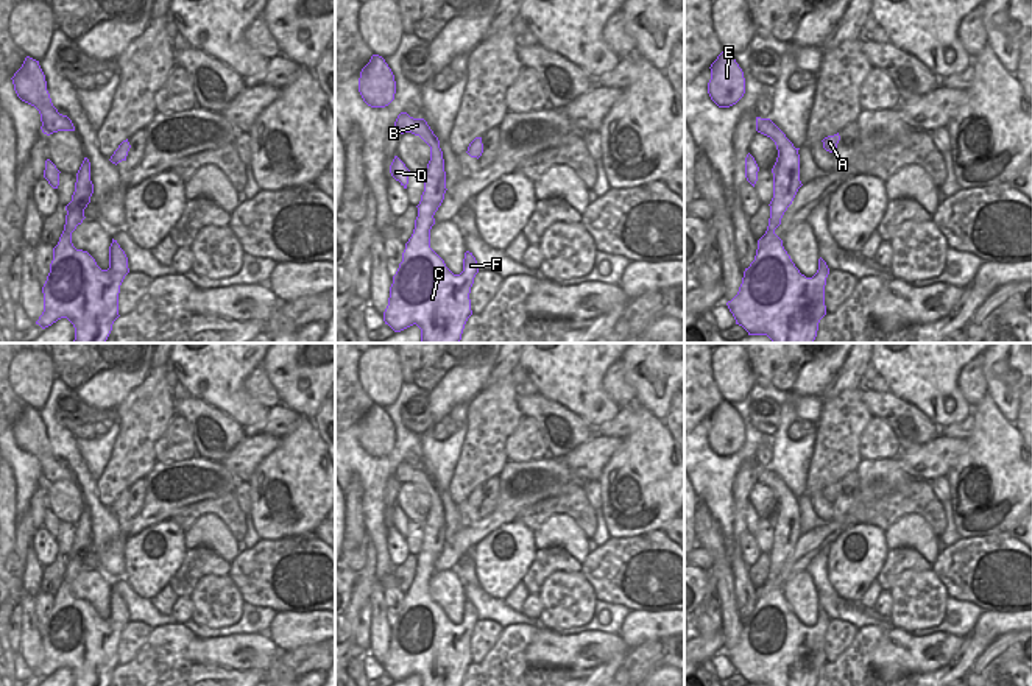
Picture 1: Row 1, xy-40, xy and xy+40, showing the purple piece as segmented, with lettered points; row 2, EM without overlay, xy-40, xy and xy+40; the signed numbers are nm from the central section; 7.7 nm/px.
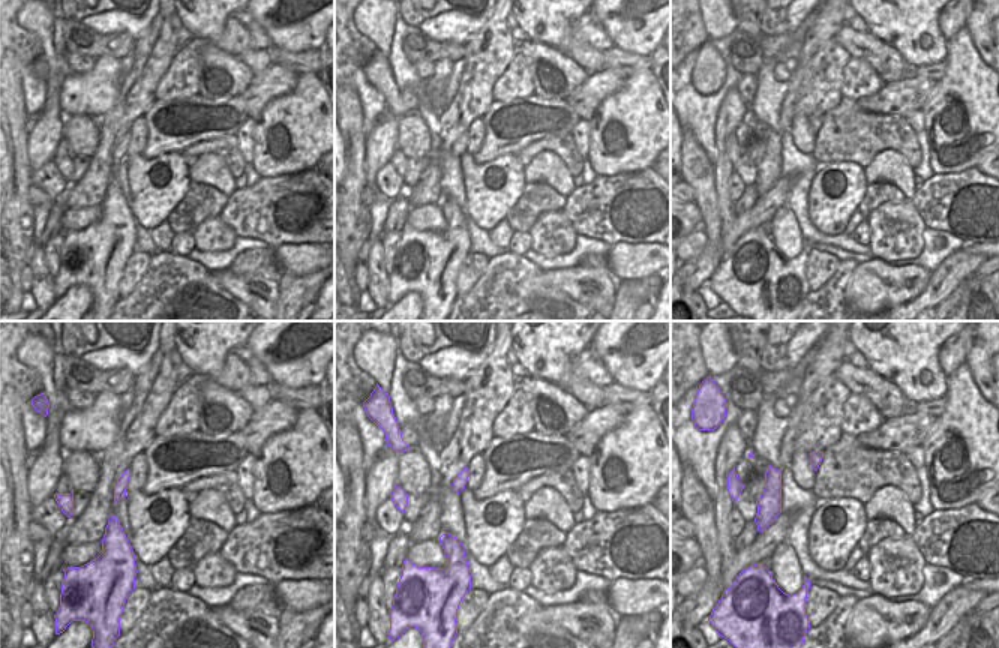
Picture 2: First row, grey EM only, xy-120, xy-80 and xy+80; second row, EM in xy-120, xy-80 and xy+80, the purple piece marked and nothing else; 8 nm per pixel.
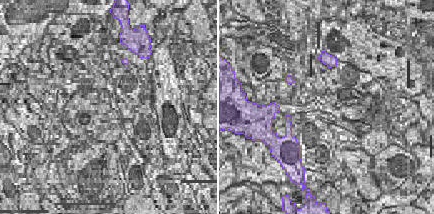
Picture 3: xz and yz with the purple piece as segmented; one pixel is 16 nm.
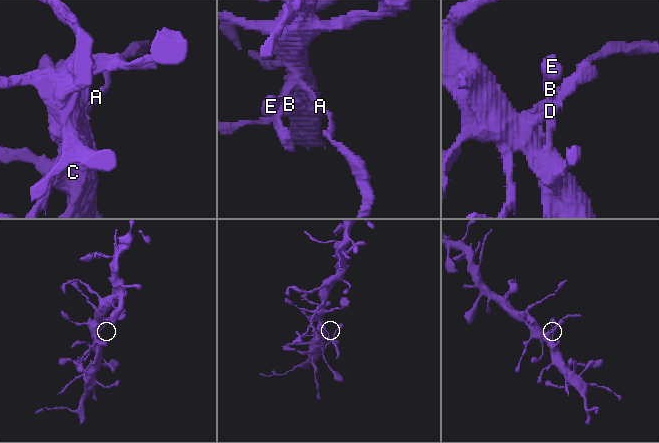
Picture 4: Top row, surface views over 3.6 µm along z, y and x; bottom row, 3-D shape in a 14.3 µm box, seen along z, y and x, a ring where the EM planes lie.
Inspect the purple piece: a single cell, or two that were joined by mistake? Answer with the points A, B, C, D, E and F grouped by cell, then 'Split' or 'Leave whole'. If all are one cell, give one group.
Groups: A B C D E F. Leave whole.

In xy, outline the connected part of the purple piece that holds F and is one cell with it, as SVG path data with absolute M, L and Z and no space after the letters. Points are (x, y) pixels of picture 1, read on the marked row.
M401 112L394 122L399 134L419 136L430 147L430 161L424 172L424 192L415 220L415 229L402 262L390 287L383 321L394 332L413 324L421 329L422 343L460 343L471 310L471 287L479 273L477 260L466 251L463 271L454 274L430 248L430 229L435 212L446 193L446 172L440 140L424 118Z

